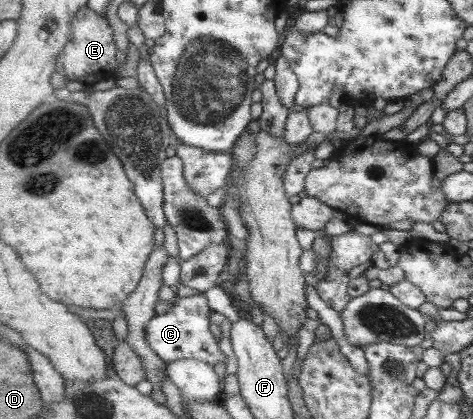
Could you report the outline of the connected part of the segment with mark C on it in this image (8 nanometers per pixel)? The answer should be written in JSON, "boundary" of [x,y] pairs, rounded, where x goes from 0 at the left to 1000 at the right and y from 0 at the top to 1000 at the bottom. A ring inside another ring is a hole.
{"boundary":[[[433,702],[376,709],[362,716],[362,740],[330,752],[309,780],[309,811],[323,838],[353,866],[387,854],[419,857],[450,869],[482,866],[482,850],[467,838],[465,823],[446,795],[442,749],[446,733]]]}

